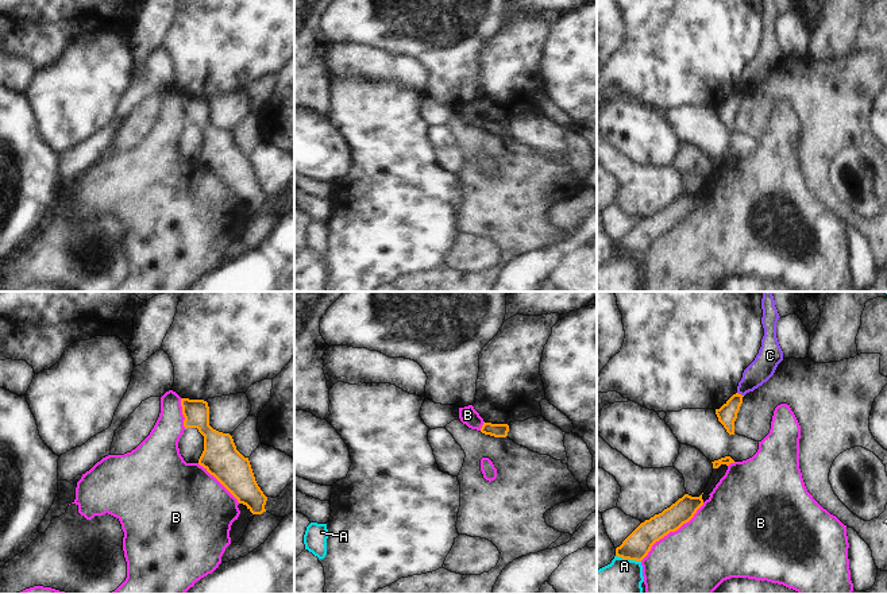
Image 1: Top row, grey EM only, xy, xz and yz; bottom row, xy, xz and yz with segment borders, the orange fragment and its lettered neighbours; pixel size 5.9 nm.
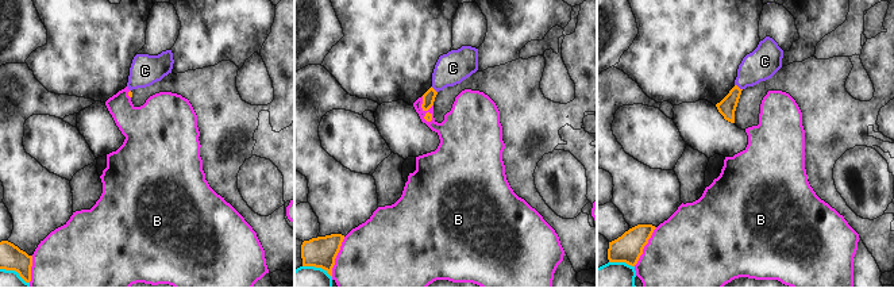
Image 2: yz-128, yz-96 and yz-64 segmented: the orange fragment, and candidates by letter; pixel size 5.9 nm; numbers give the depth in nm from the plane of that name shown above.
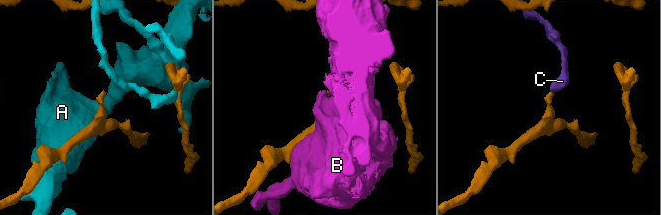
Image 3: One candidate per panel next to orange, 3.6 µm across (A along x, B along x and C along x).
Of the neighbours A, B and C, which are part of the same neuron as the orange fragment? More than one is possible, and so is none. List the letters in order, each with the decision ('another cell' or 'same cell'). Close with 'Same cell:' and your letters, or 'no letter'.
A: another cell
B: another cell
C: another cell
Same cell: no letter

